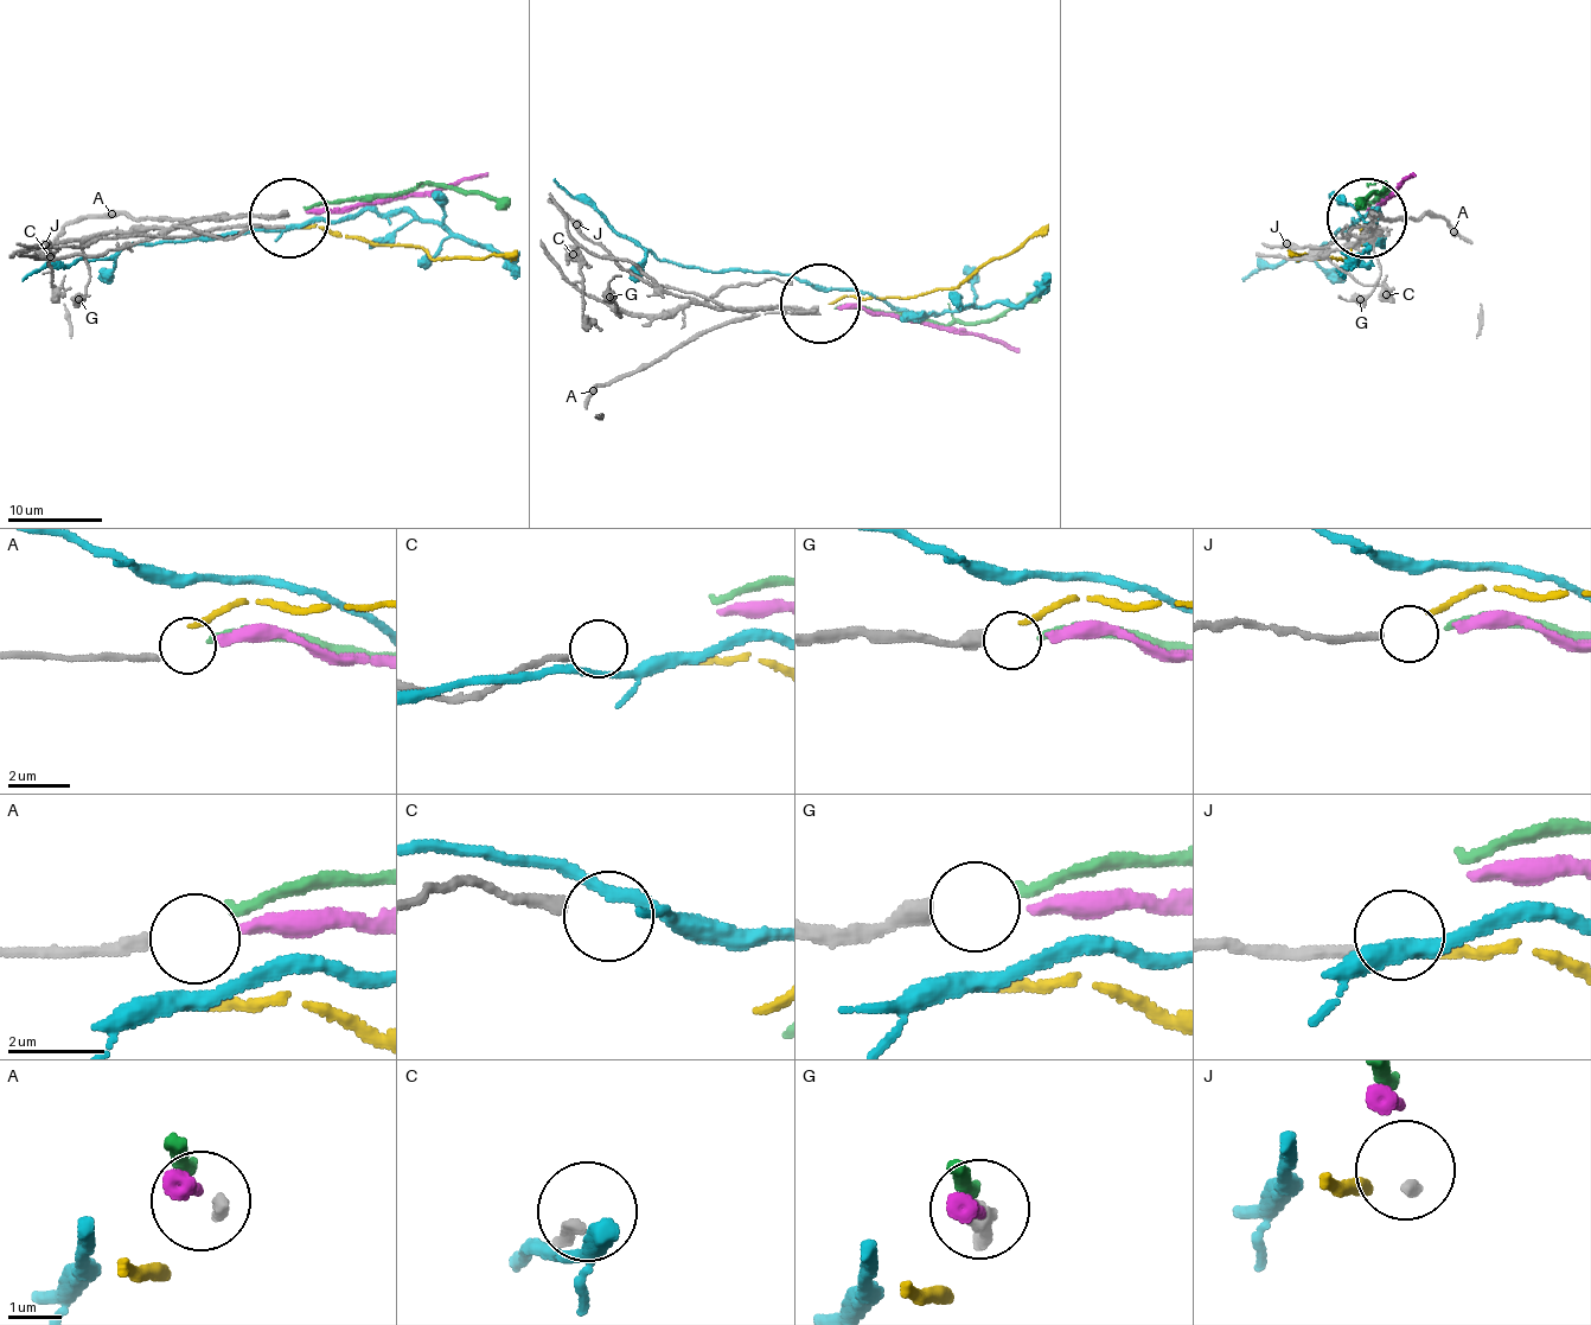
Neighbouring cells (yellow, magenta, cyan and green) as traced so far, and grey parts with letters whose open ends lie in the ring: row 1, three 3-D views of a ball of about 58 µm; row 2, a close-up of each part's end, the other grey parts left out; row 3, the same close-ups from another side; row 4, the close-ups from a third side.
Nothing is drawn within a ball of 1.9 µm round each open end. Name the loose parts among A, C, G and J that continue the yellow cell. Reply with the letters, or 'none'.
none

